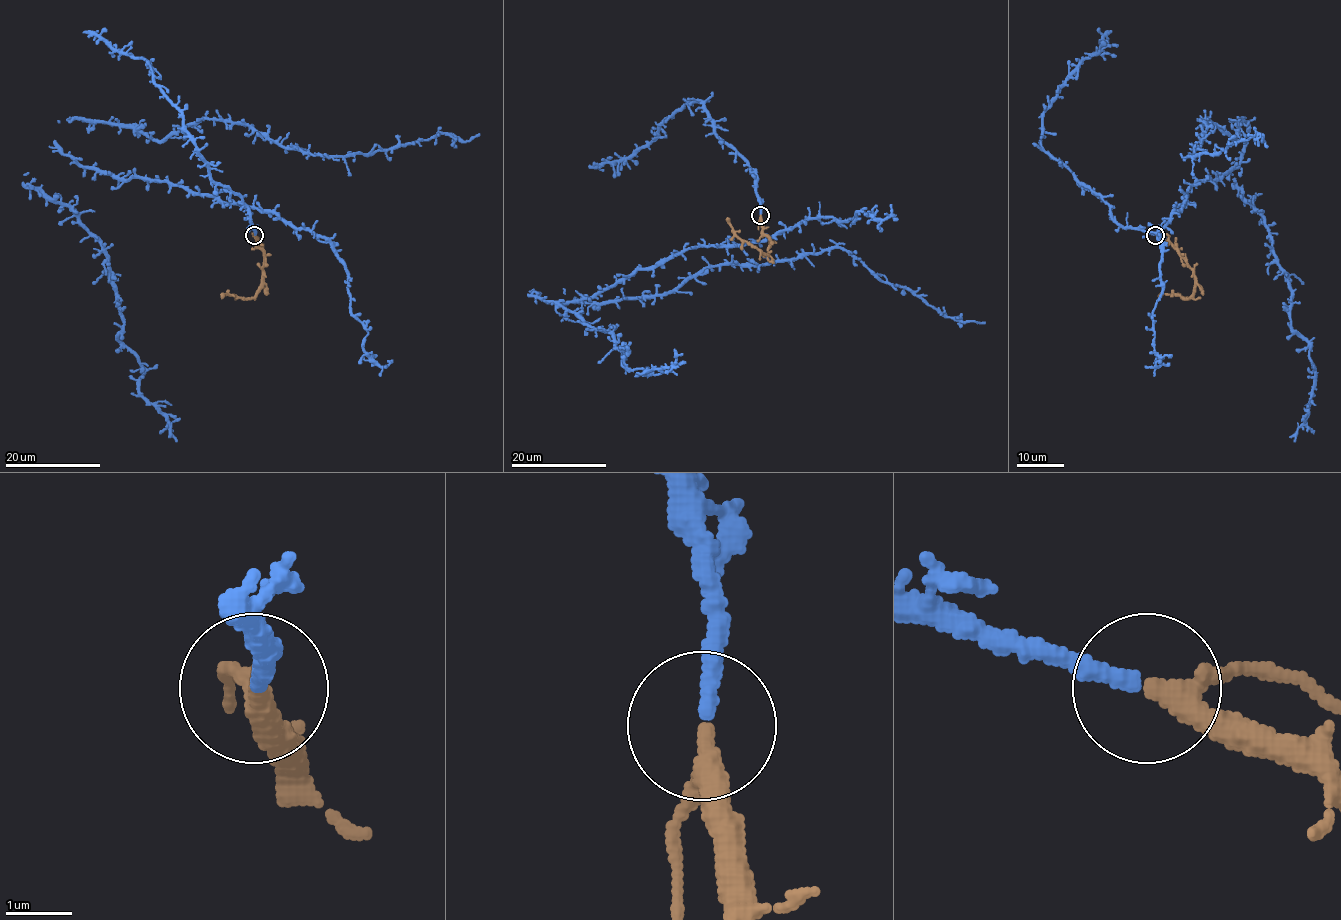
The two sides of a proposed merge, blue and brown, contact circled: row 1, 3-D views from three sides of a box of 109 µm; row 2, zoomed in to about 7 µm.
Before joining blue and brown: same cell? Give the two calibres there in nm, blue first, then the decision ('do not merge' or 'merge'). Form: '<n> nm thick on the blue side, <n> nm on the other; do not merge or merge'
260 nm thick on the blue side, 280 nm on the other; merge

